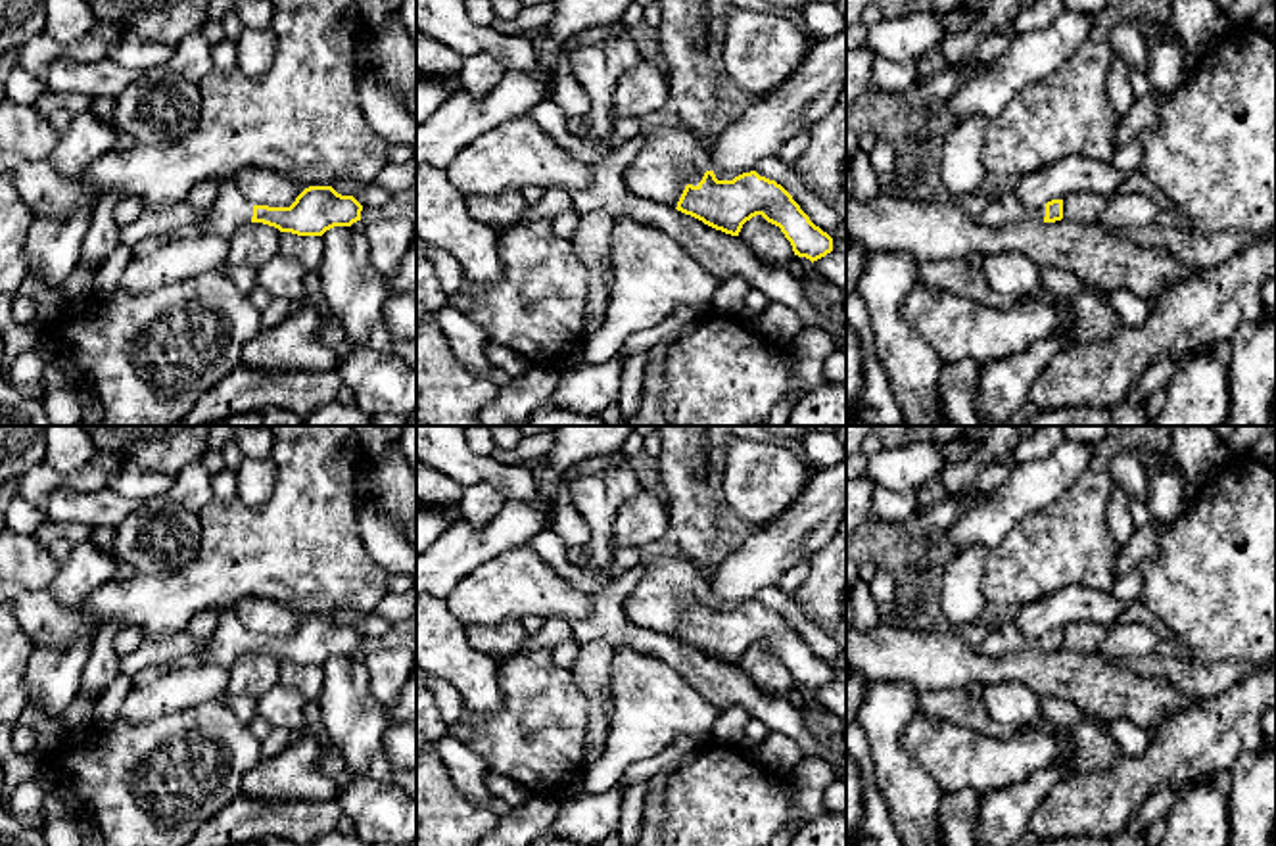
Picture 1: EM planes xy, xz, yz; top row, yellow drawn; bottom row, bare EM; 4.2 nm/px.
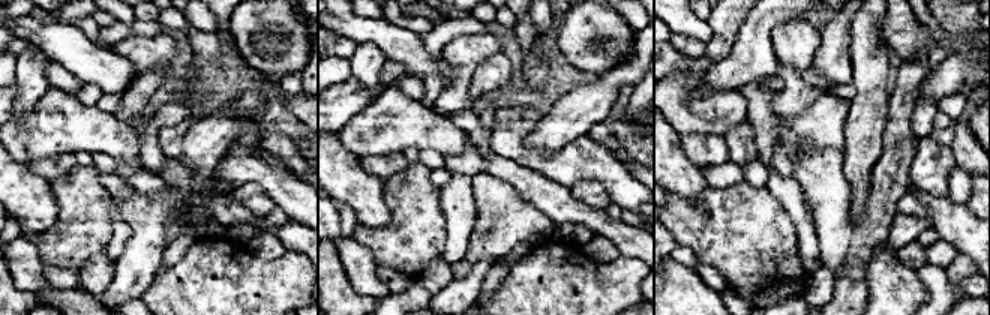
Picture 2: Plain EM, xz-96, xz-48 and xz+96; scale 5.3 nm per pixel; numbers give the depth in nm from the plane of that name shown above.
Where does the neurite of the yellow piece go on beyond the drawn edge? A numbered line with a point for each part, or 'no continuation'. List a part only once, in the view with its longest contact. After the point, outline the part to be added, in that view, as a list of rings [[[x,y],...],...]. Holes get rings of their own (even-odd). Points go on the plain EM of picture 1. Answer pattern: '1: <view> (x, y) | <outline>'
1: xz (668, 586) | [[[649,558],[641,562],[641,581],[624,599],[626,620],[656,633],[677,637],[687,608],[704,600],[706,581],[681,558]]]

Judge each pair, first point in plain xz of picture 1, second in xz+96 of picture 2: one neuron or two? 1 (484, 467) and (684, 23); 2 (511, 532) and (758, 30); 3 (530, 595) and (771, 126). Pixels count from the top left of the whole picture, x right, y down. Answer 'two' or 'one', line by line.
1: one
2: one
3: two

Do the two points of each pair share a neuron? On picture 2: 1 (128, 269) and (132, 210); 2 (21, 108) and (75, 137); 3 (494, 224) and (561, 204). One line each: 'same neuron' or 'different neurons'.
1: same neuron
2: different neurons
3: different neurons

